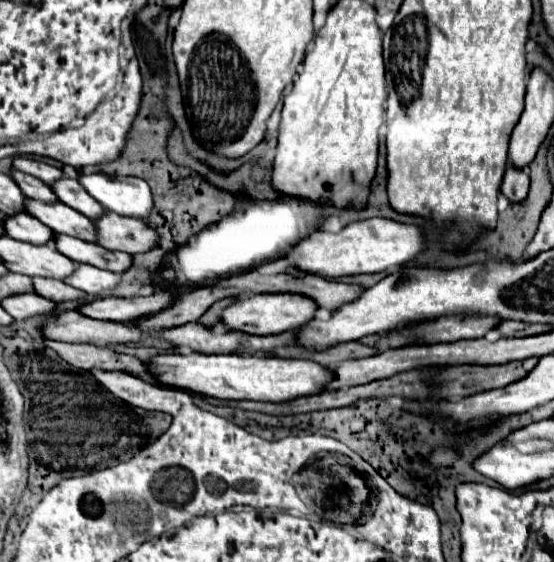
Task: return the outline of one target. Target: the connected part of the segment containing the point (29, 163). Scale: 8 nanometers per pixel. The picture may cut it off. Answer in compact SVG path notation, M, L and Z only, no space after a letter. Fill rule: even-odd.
M15 156L13 158L13 168L19 170L19 172L25 172L25 174L31 174L39 180L43 180L45 184L51 184L59 178L63 178L63 172L55 166L49 166L45 162L37 162L37 160L29 160L29 158L23 158L23 156Z

